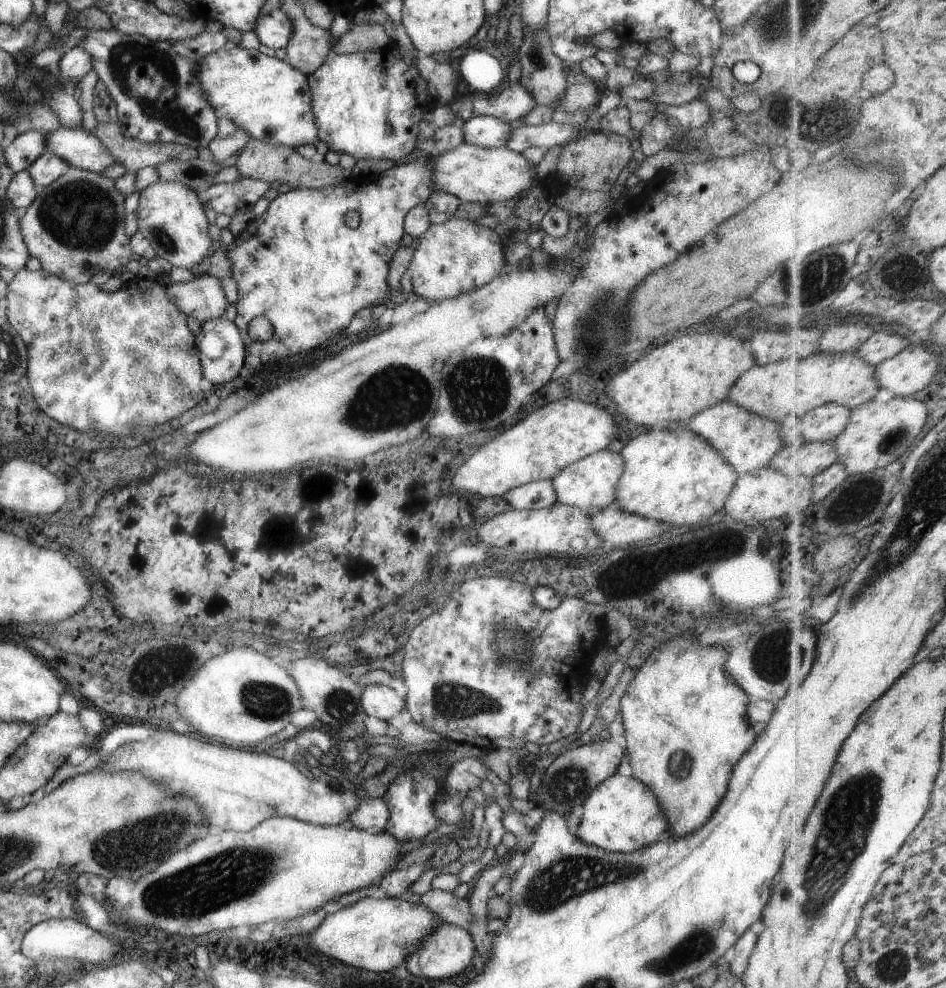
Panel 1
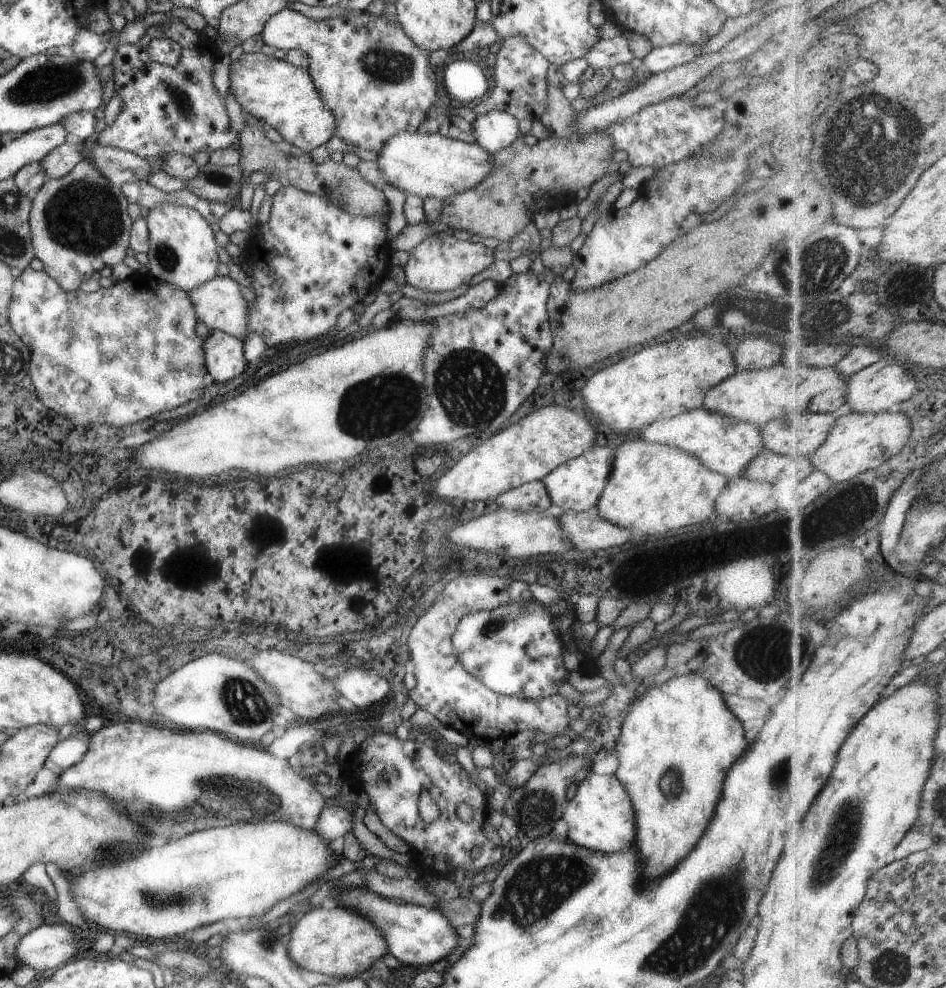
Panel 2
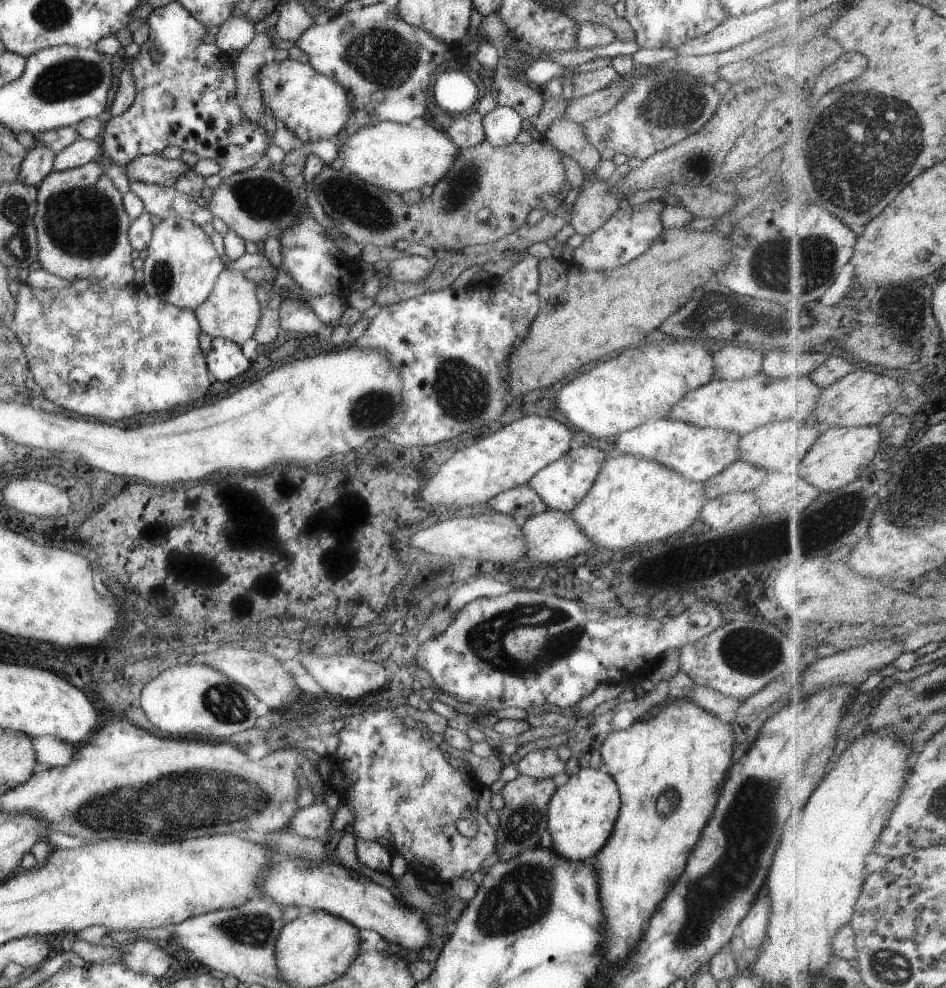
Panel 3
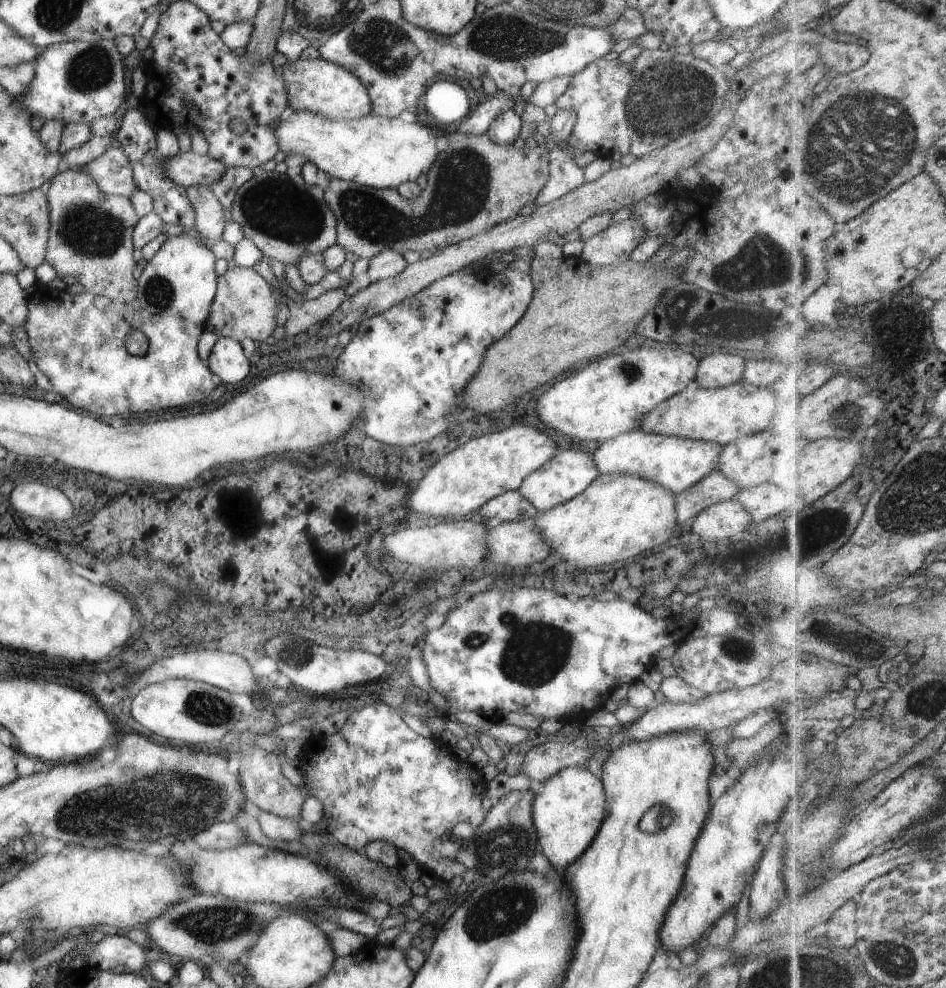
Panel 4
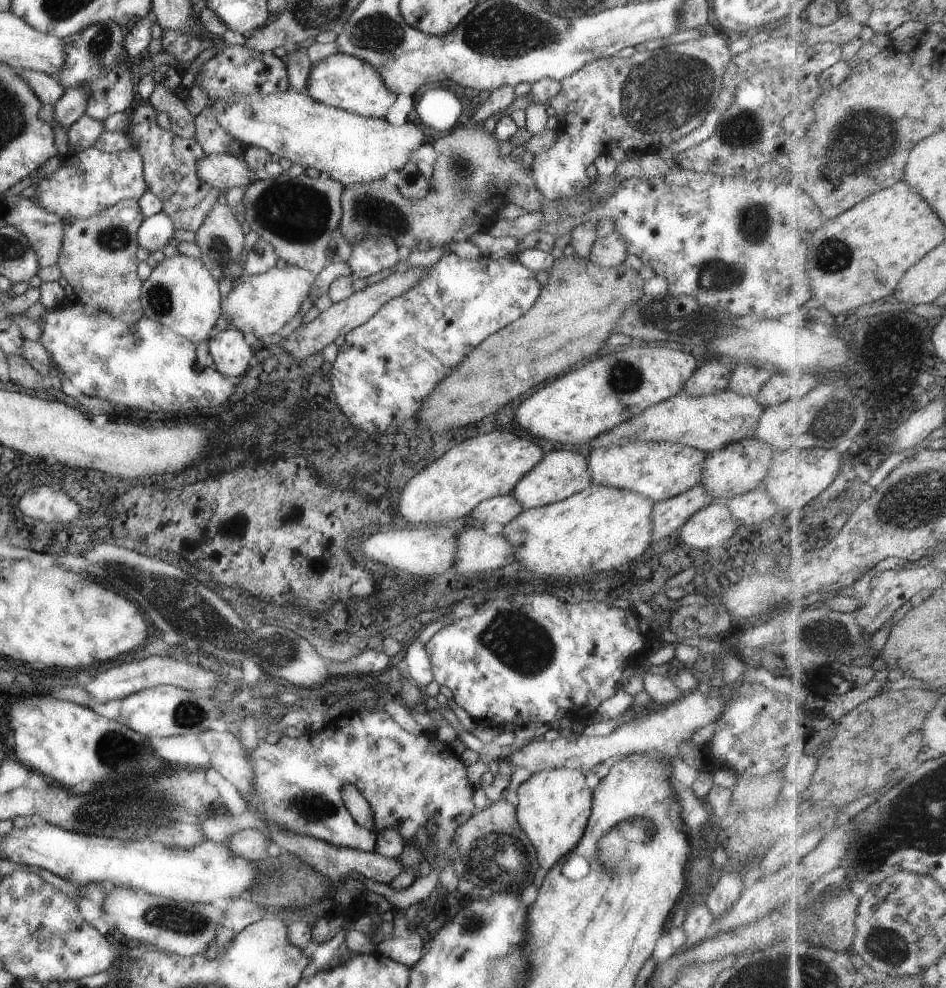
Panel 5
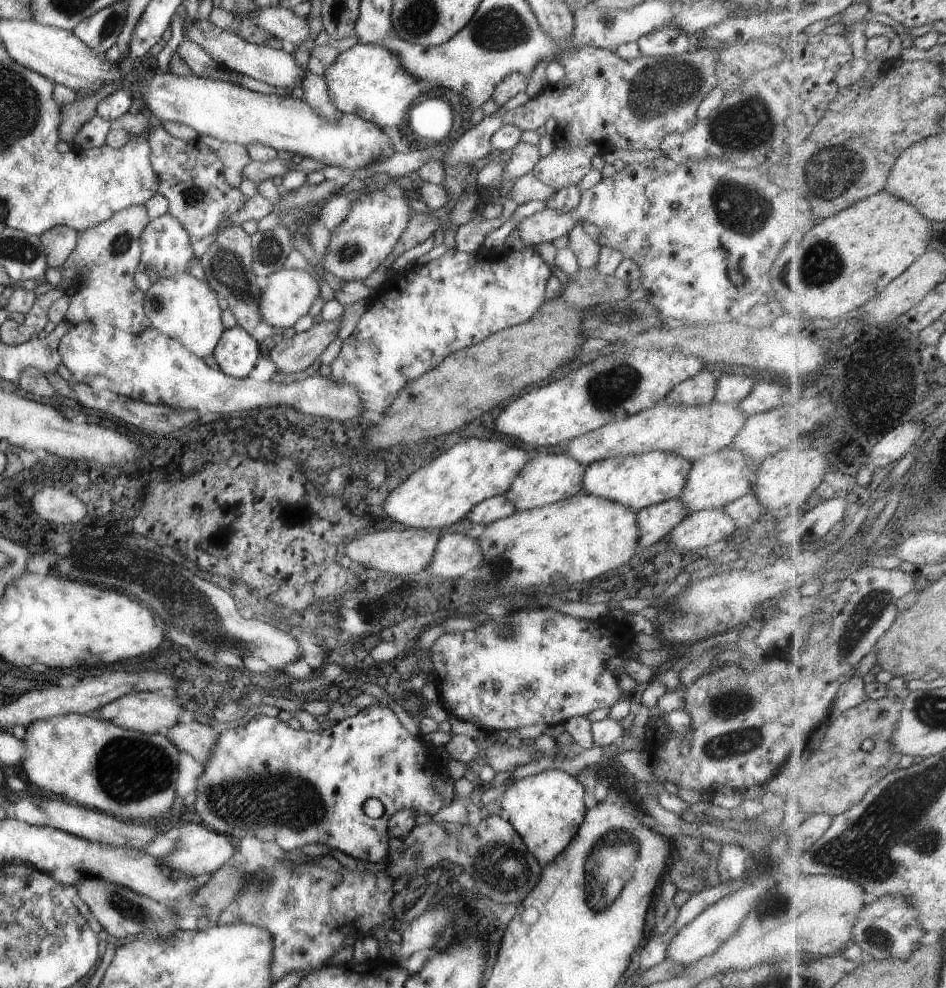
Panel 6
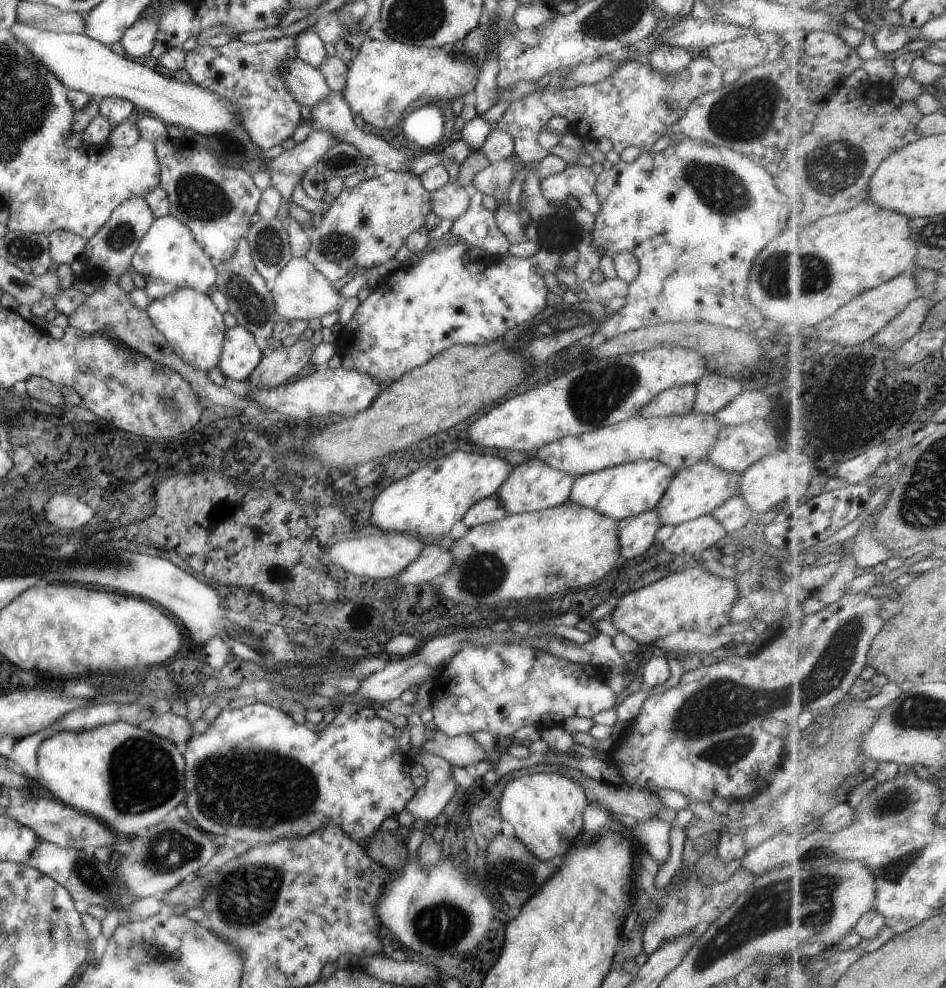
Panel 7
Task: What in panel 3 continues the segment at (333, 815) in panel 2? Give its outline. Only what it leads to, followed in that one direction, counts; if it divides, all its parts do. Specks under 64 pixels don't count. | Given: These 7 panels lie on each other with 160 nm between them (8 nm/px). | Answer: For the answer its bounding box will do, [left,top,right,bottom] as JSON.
[284,803,333,839]

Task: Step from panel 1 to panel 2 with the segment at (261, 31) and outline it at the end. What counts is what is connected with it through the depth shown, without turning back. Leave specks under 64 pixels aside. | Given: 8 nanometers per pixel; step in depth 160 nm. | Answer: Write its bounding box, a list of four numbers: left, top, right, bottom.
[260,8,435,152]

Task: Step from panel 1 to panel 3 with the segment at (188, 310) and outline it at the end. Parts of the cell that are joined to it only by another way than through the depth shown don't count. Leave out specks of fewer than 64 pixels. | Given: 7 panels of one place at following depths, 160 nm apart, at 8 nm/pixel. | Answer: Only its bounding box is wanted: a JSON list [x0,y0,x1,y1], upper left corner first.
[194,270,261,345]

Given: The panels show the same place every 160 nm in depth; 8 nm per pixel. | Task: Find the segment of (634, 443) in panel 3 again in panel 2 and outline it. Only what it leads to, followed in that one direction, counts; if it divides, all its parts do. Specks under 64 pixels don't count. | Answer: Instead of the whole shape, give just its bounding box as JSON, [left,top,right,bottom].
[639,407,761,479]

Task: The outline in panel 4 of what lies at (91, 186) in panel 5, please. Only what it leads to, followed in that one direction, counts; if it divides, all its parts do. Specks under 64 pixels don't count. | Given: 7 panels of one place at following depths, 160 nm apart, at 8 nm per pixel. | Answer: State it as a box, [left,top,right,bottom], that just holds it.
[79,147,137,198]

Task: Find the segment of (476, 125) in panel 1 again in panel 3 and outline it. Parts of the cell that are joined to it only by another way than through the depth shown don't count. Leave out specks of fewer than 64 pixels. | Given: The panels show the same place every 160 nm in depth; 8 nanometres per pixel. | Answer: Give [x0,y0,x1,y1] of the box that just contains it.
[481,105,522,148]

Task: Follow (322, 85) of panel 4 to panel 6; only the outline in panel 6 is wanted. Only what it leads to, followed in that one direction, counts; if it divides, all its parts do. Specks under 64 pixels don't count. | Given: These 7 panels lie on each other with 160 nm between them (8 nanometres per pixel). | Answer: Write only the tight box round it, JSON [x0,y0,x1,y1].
[325,42,417,129]

